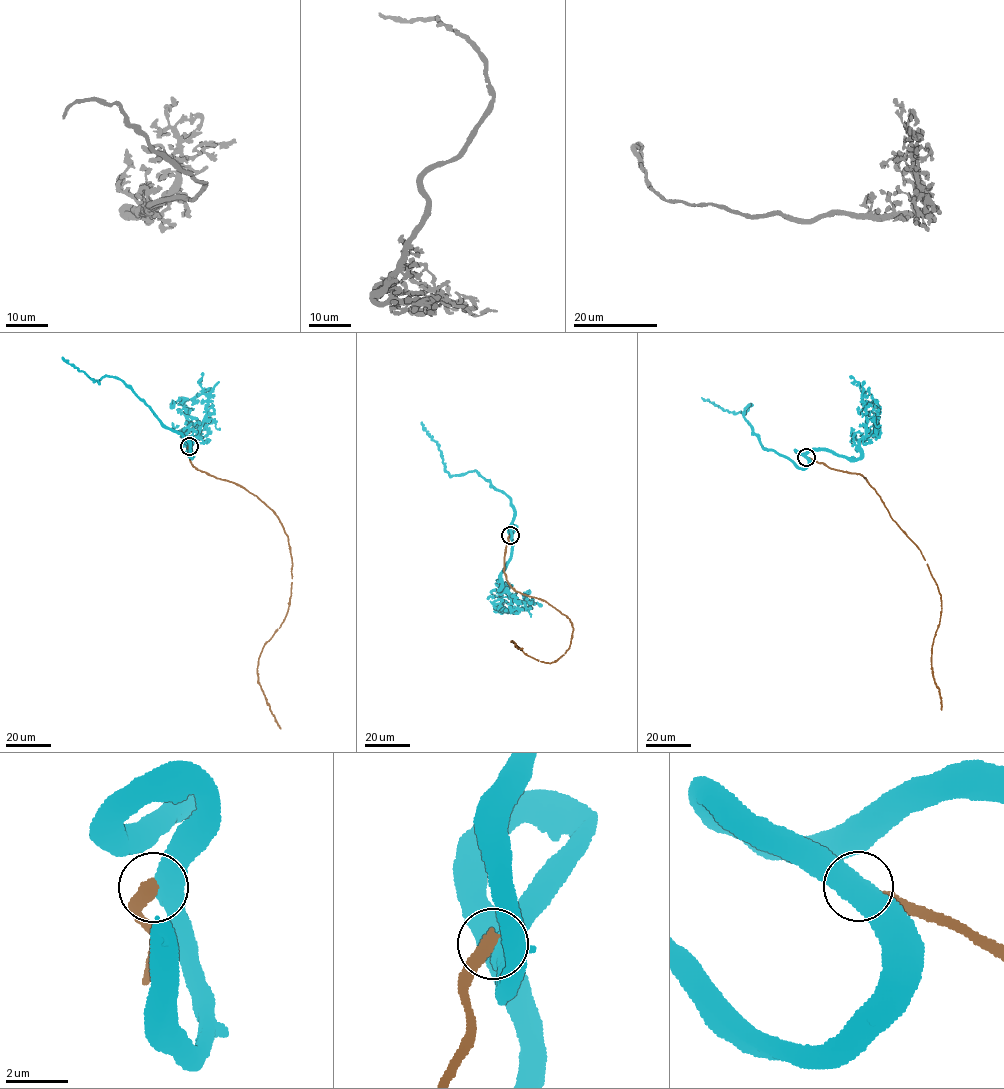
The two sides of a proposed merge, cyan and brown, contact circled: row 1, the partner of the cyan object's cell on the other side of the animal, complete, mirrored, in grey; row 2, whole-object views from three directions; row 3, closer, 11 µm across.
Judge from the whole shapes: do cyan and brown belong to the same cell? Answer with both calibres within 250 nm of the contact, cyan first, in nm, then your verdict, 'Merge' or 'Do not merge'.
Thickness 600 nm (cyan) against 480 nm. Do not merge

